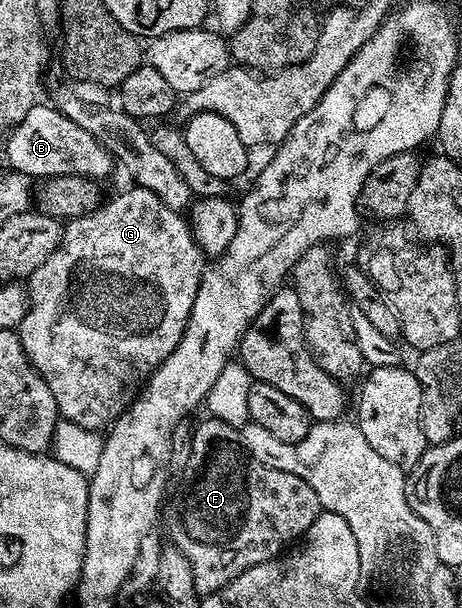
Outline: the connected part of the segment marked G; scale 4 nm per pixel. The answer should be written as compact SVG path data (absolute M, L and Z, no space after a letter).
M139 187L131 188L113 201L105 200L98 211L67 222L60 234L58 247L46 259L46 263L35 269L26 281L28 296L32 302L29 304L28 314L22 318L18 326L20 342L26 351L28 362L44 380L46 387L50 387L50 395L54 395L54 403L61 418L78 423L78 427L83 429L107 430L112 422L118 420L128 410L132 400L144 388L149 375L165 361L170 351L174 351L174 347L178 347L182 331L188 322L190 307L194 307L194 295L198 295L200 277L206 268L204 252L196 245L189 222L185 218L183 221L180 218L183 216L177 210L166 207L166 203L158 199L158 195Z

